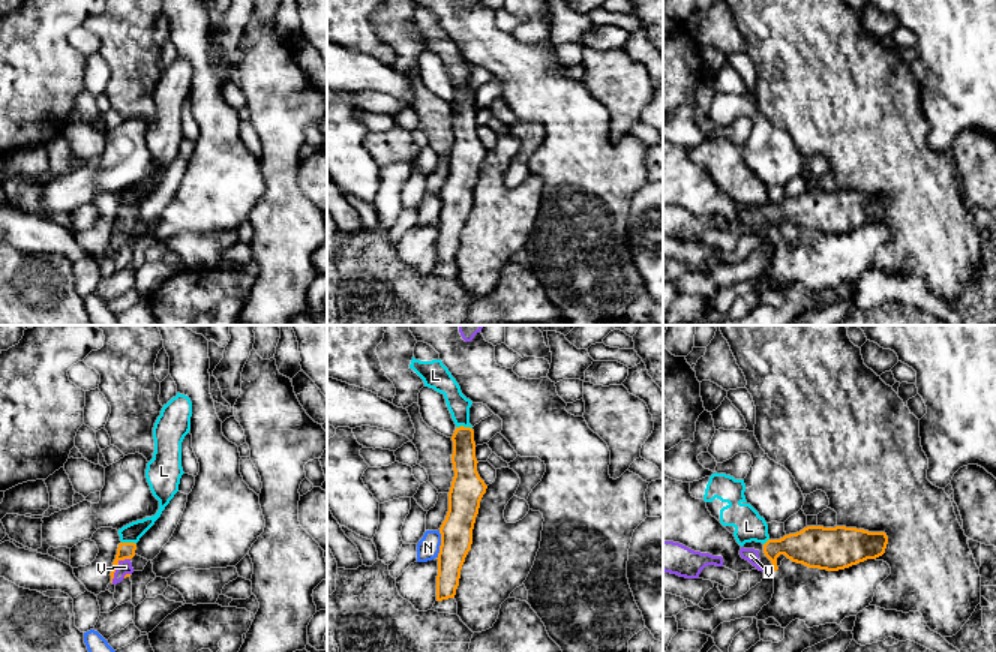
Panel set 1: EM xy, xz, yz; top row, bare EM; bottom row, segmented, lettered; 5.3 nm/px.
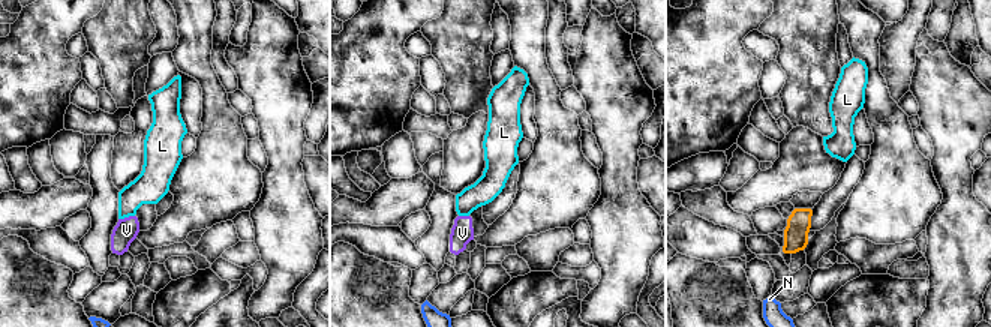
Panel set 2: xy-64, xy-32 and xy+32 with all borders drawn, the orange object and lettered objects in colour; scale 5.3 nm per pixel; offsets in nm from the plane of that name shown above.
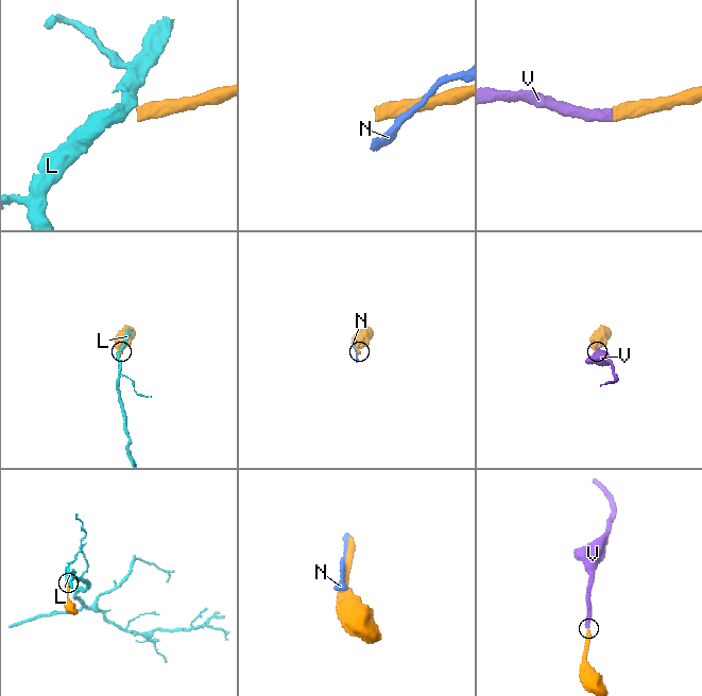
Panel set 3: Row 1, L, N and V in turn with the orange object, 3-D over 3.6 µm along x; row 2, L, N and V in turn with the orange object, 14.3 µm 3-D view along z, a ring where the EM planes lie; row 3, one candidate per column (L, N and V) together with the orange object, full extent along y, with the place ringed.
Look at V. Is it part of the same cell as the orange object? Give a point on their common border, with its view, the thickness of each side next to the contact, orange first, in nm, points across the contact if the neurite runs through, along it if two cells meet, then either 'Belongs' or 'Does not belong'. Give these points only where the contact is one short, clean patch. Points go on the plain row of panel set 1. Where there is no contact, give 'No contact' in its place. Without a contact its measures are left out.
Touches orange at xy (117, 231). Thickness 100 nm (orange) against 80 nm. Path across: xy (126, 215), (117, 231), (125, 231). Belongs

